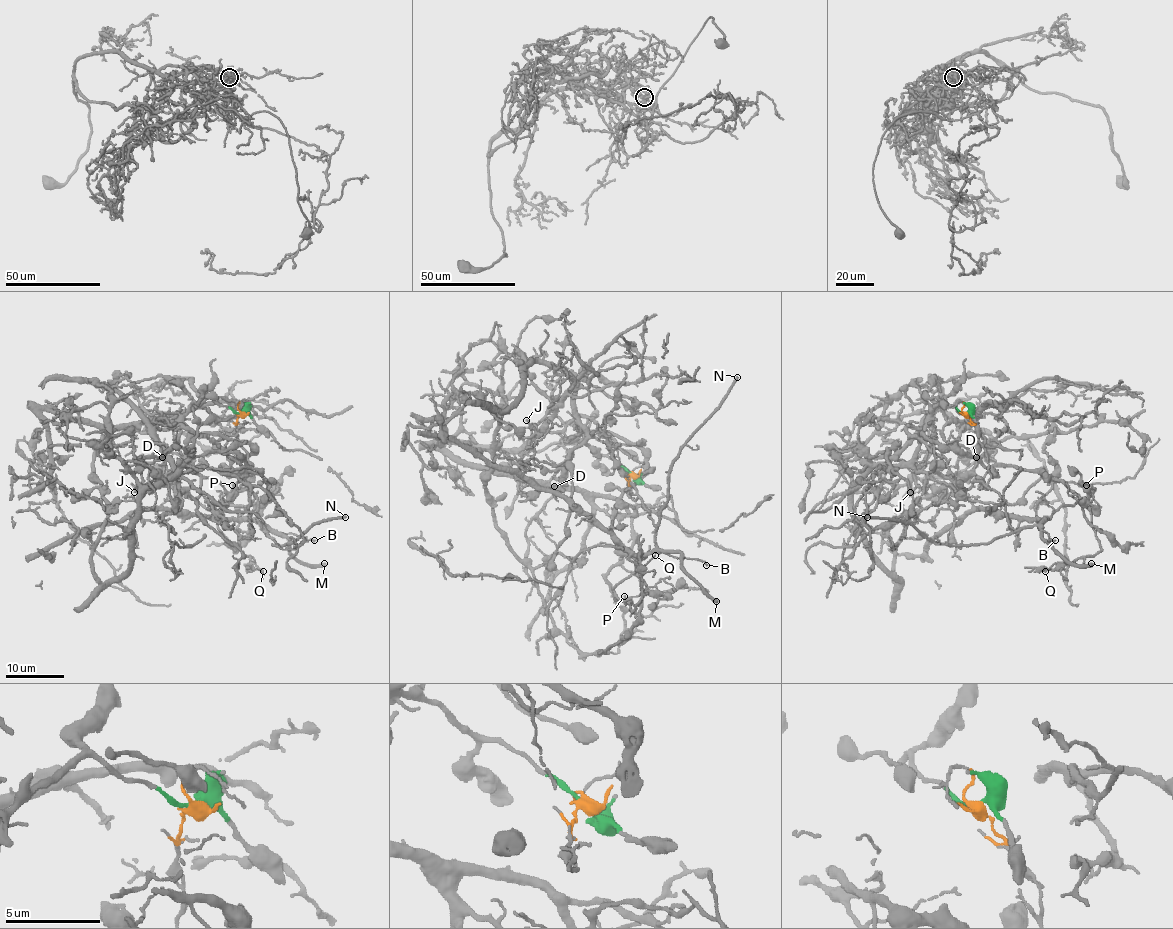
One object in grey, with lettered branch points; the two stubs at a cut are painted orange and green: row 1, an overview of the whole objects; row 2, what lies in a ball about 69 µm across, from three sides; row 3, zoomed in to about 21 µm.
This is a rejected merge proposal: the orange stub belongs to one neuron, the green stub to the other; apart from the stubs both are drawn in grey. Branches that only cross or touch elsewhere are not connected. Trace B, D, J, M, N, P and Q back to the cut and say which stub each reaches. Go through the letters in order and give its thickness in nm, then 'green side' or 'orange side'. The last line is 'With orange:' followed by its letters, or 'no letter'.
B: calibre 120 nm; orange side
D: calibre 100 nm; green side
J: calibre 140 nm; green side
M: calibre 440 nm; orange side
N: calibre 260 nm; orange side
P: calibre 110 nm; orange side
Q: calibre 110 nm; orange side
With orange: B, M, N, P, Q

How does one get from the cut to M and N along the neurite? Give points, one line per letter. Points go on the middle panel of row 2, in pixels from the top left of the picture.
M: (632, 475), (628, 496), (634, 500), (638, 497), (648, 510), (657, 546), (678, 551), (682, 568), (717, 602)
N: (632, 475), (628, 482), (628, 496), (634, 500), (638, 497), (656, 525), (667, 500), (672, 461), (737, 376)

